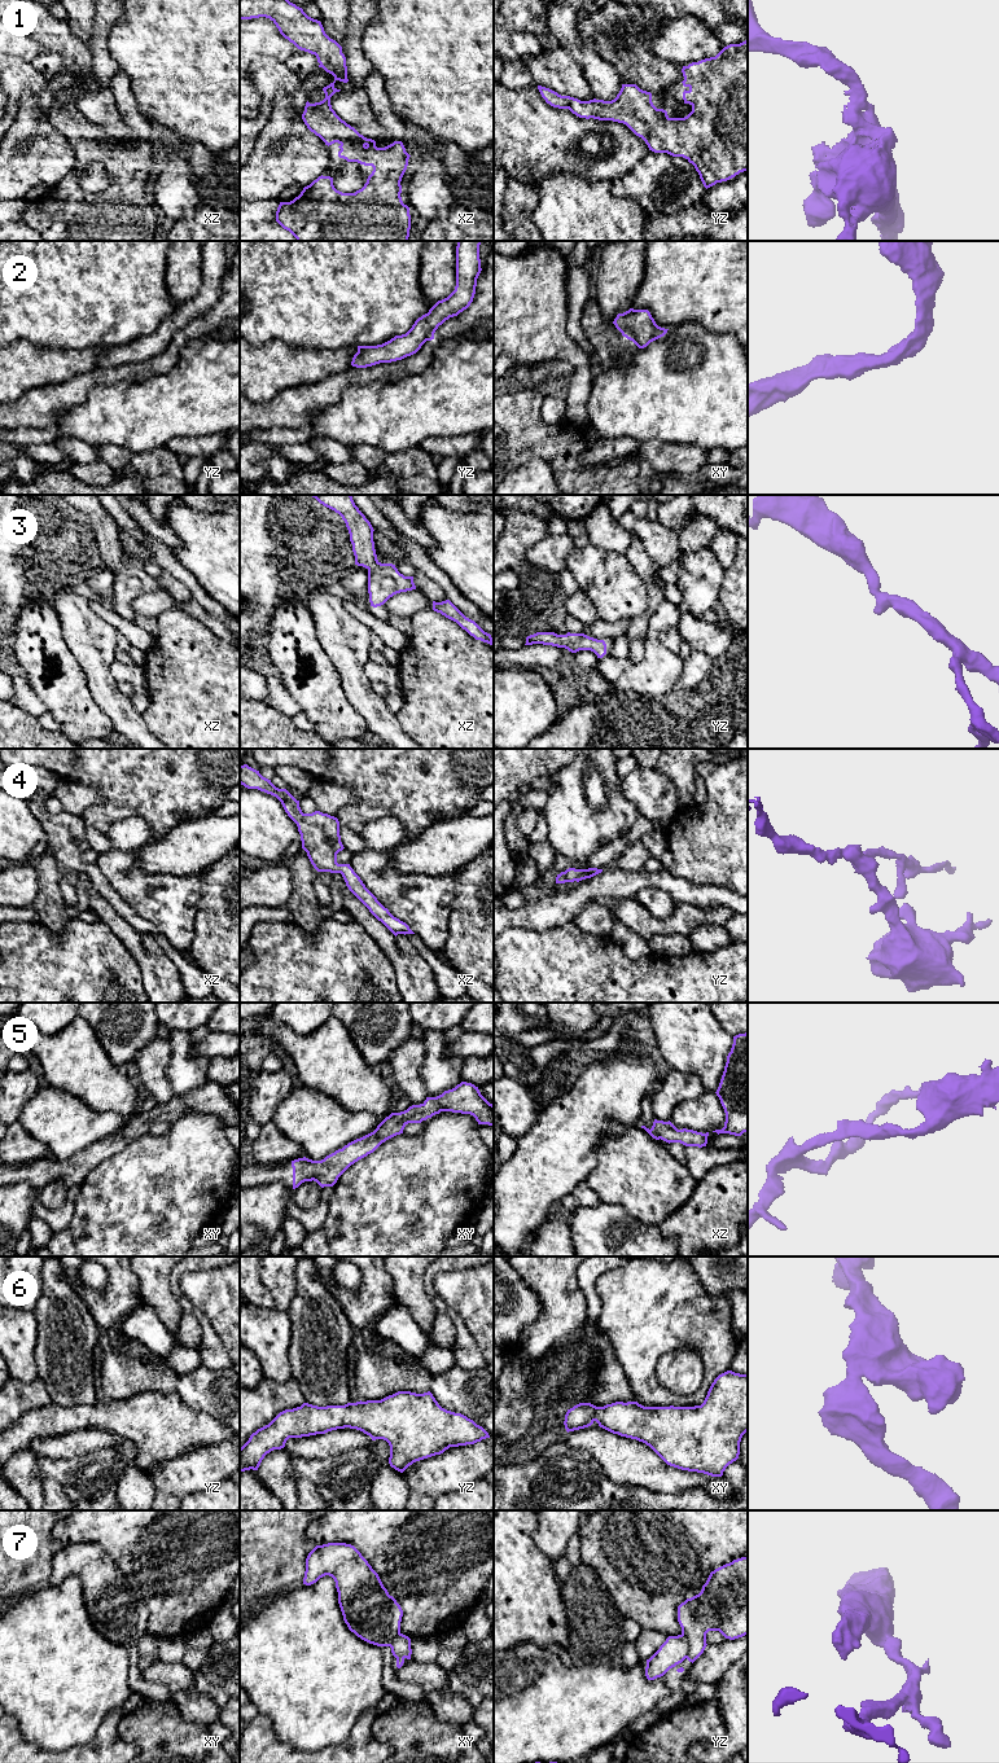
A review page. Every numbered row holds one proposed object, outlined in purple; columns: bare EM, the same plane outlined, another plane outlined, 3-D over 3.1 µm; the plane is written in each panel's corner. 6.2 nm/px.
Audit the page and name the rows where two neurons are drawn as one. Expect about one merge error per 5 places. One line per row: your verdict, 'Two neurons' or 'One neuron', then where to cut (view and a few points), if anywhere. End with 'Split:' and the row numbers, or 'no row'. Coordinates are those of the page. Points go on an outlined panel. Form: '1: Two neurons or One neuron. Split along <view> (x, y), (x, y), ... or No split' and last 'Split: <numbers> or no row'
1: One neuron. No split
2: One neuron. No split
3: One neuron. No split
4: One neuron. No split
5: One neuron. No split
6: One neuron. No split
7: Two neurons. Split along yz (682, 1634), (687, 1641), (687, 1657)
Split: 7

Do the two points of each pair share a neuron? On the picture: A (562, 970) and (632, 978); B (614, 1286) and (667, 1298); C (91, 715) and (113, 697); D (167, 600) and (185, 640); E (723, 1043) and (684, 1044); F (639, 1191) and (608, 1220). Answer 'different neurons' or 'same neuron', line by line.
A: same neuron
B: same neuron
C: different neurons
D: different neurons
E: same neuron
F: different neurons

